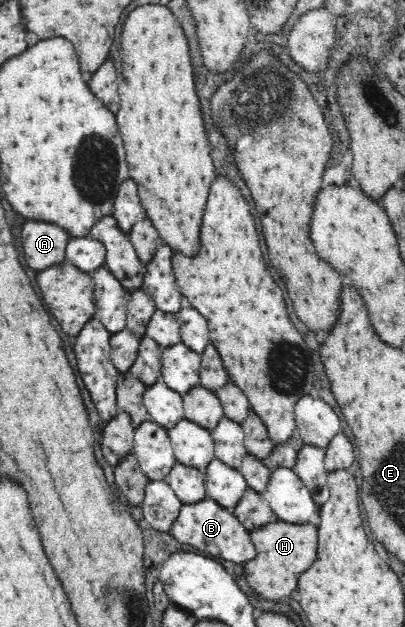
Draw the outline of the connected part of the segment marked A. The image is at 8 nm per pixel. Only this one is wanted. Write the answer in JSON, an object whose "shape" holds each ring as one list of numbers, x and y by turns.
{"shape":[[26,221,22,225,22,247,26,265,39,272,66,261,65,249,70,238,65,229,54,223]]}

